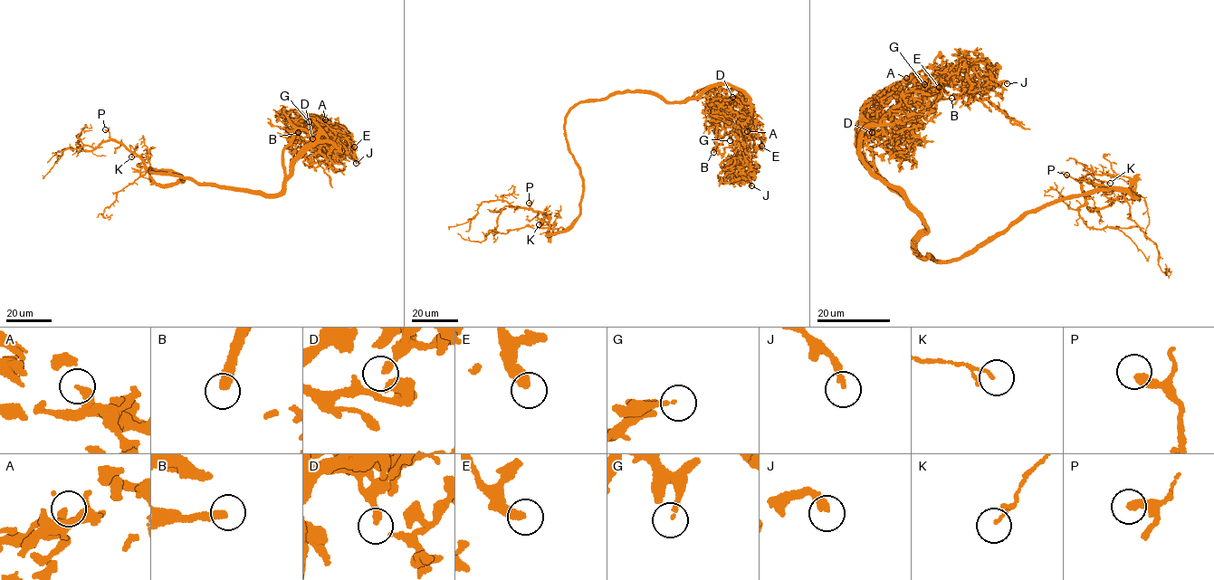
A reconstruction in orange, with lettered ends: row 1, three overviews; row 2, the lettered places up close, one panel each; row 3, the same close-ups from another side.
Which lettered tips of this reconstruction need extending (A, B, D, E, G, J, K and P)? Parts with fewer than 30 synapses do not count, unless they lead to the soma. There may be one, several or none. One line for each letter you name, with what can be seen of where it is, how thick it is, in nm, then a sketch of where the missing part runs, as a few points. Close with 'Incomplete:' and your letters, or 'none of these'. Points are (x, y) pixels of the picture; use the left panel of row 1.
B: Place: (298, 132). Thickness 300 nm. Course of what is missing: (298, 132), (310, 139), (317, 146), (319, 156), (327, 158)
G: Place: (309, 121). Thickness 180 nm
P: Place: (105, 129). Thickness 360 nm
Incomplete: B, G, P

